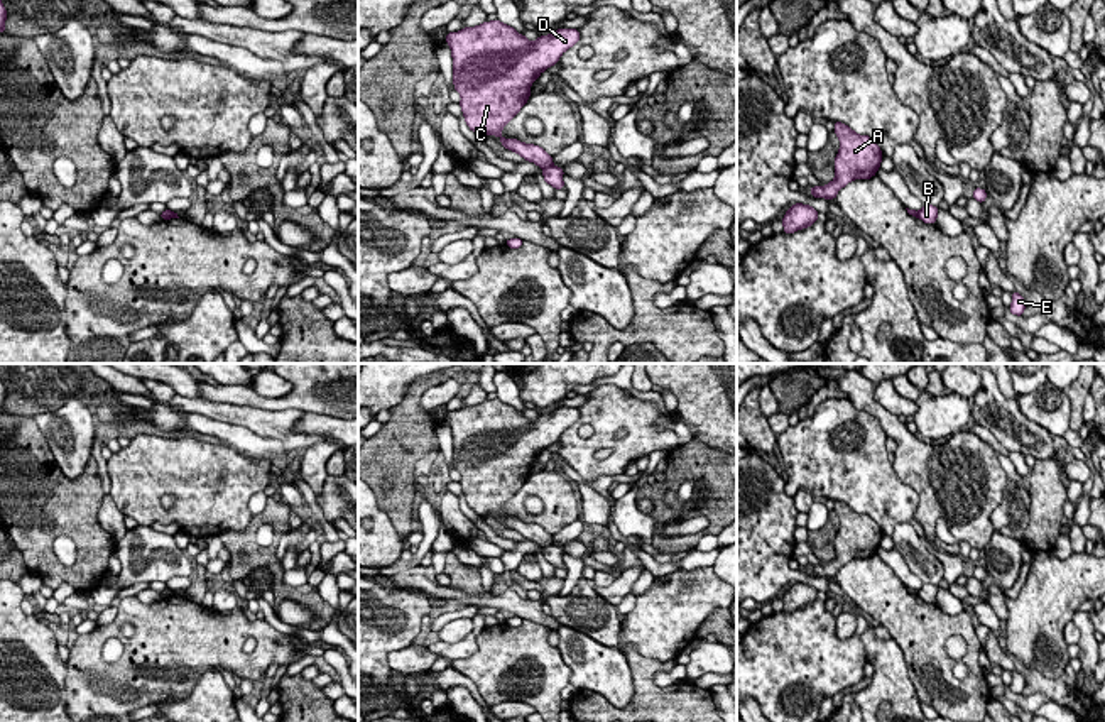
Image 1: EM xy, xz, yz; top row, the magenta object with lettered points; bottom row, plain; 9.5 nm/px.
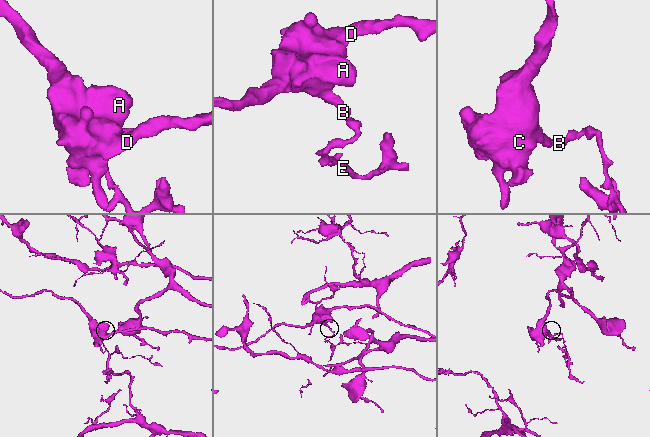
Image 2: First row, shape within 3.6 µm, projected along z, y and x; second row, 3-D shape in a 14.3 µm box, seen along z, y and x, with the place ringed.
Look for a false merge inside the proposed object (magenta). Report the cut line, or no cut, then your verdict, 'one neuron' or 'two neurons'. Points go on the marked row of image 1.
xz (551, 164), (544, 169) | two neurons

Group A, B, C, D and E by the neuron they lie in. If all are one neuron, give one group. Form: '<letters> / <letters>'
A C D / B E

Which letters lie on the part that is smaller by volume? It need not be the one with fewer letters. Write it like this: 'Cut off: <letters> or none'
Cut off: B, E

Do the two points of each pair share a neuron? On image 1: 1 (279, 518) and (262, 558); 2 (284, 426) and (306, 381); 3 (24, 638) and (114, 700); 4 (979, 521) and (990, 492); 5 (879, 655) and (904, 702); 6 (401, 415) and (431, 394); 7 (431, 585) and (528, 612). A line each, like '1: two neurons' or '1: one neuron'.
1: one neuron
2: two neurons
3: two neurons
4: one neuron
5: one neuron
6: two neurons
7: one neuron

